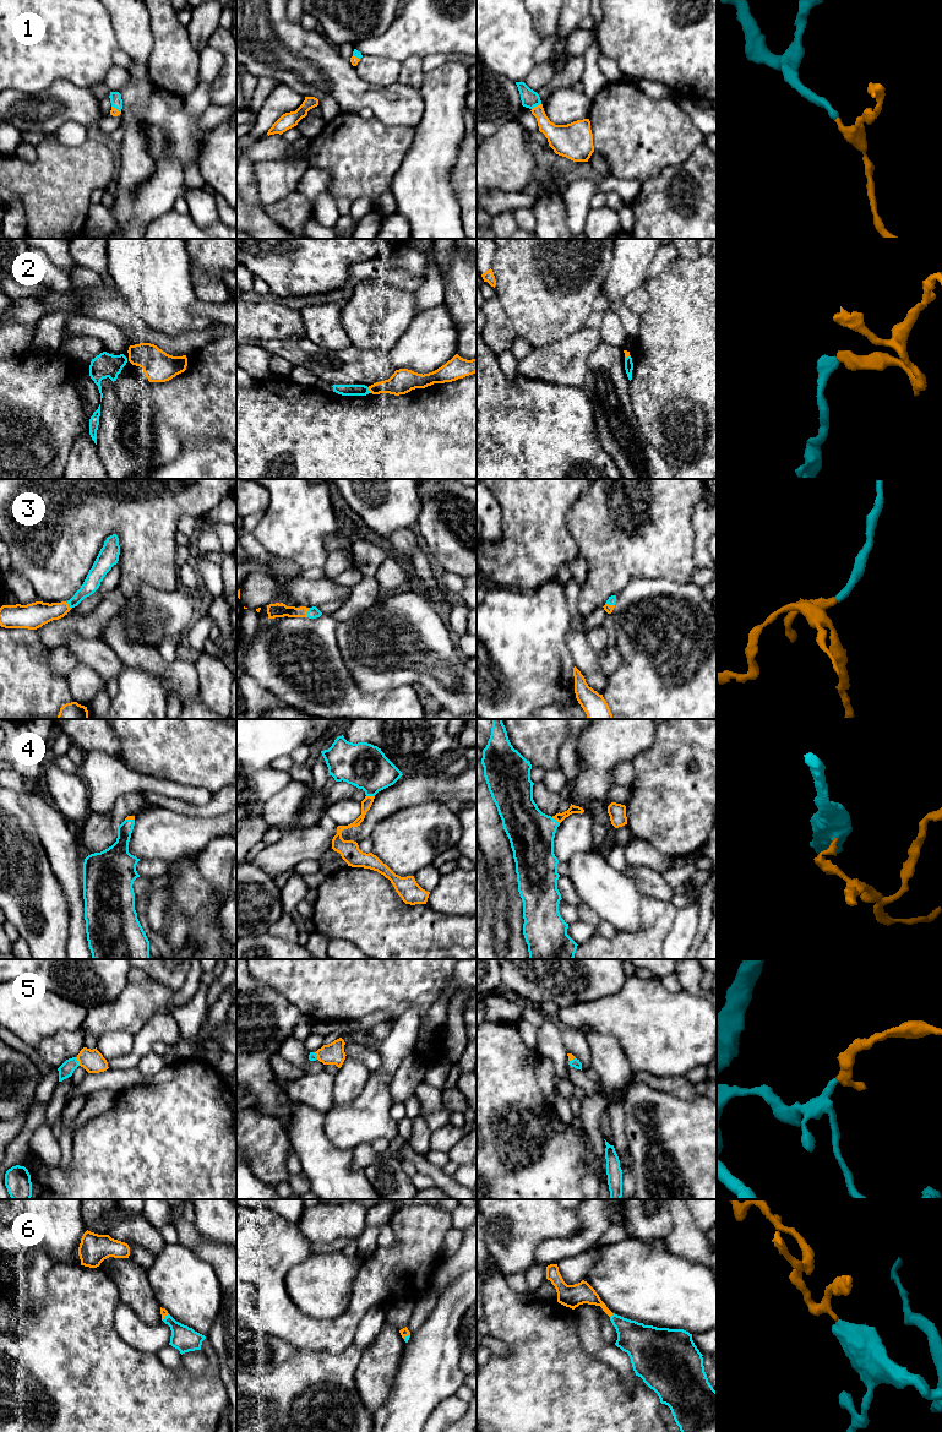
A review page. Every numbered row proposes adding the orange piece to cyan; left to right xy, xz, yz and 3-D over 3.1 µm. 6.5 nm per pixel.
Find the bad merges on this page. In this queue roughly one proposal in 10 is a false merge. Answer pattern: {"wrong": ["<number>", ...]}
{"wrong": ["2"]}

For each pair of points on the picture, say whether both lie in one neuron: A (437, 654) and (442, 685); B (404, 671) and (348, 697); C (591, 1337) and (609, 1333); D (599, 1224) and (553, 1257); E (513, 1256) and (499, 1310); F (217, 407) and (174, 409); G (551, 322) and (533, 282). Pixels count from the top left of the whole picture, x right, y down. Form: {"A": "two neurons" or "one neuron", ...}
{"A": "one neuron", "B": "two neurons", "C": "two neurons", "D": "one neuron", "E": "two neurons", "F": "one neuron", "G": "one neuron"}

